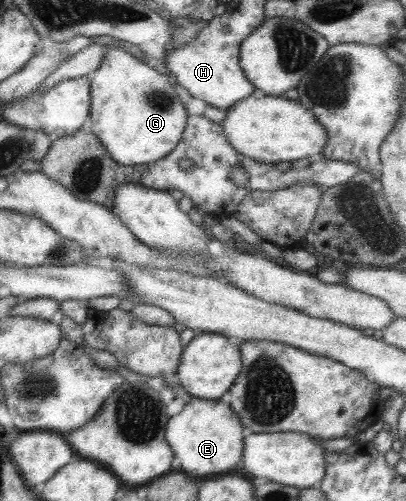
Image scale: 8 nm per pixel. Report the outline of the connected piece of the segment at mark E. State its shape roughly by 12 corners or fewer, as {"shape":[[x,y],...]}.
{"shape":[[193,398],[165,440],[195,480],[240,465],[246,429],[230,405]]}

